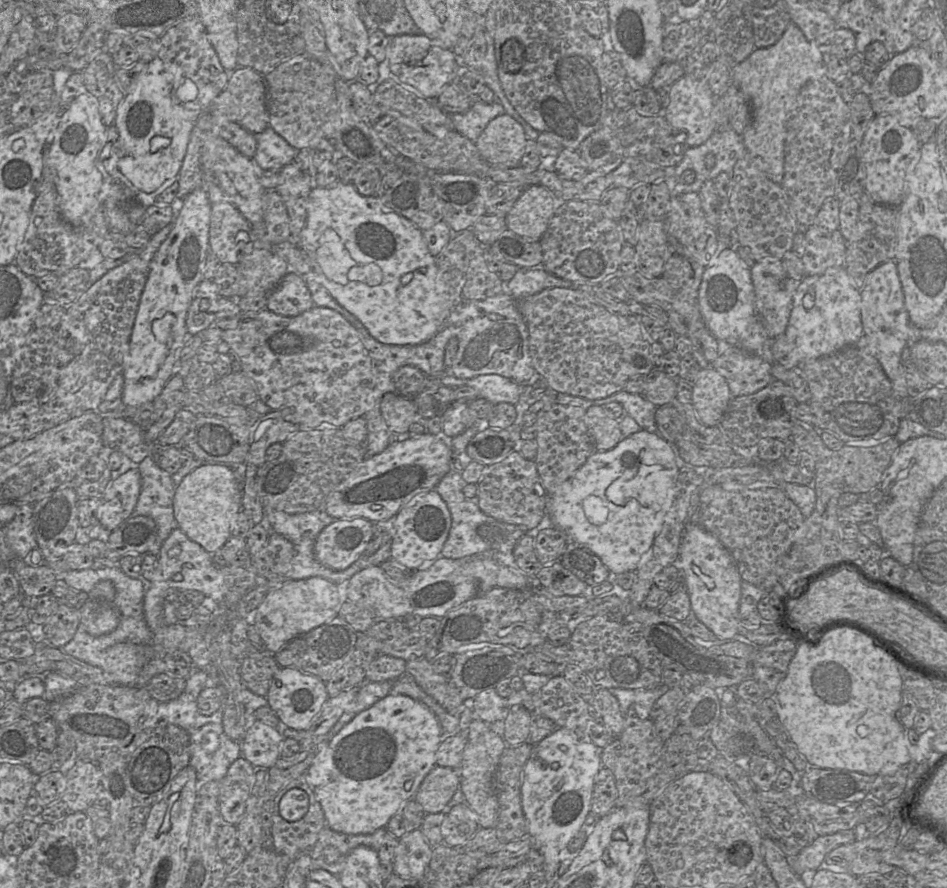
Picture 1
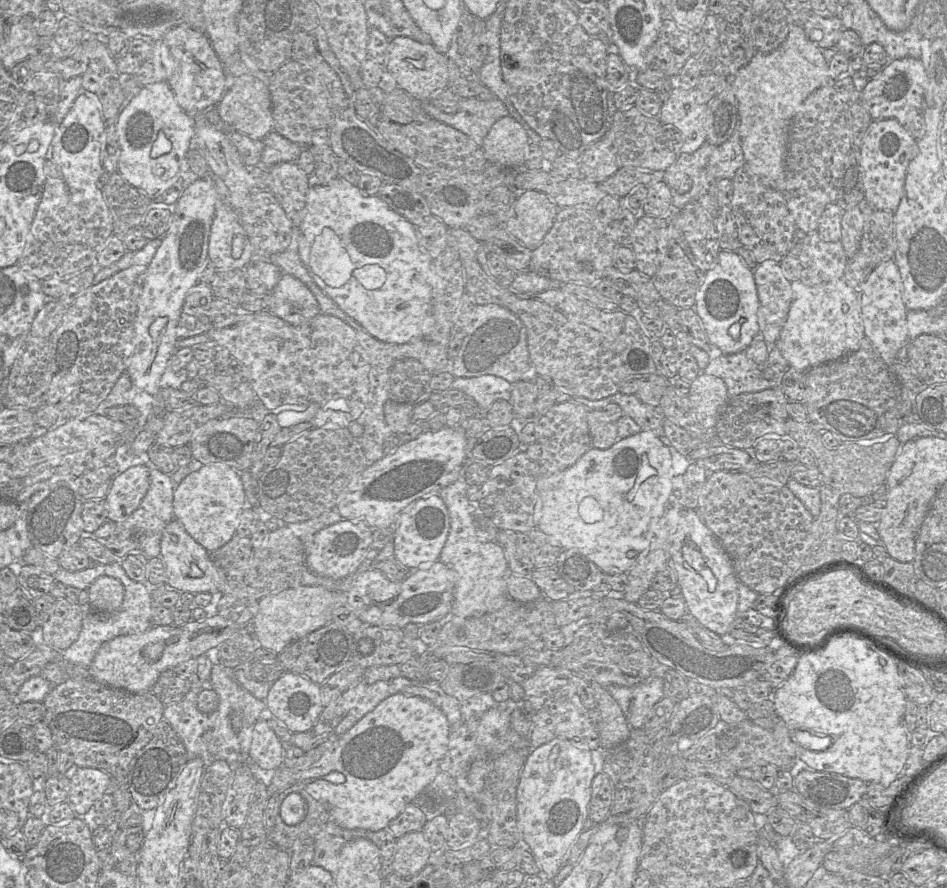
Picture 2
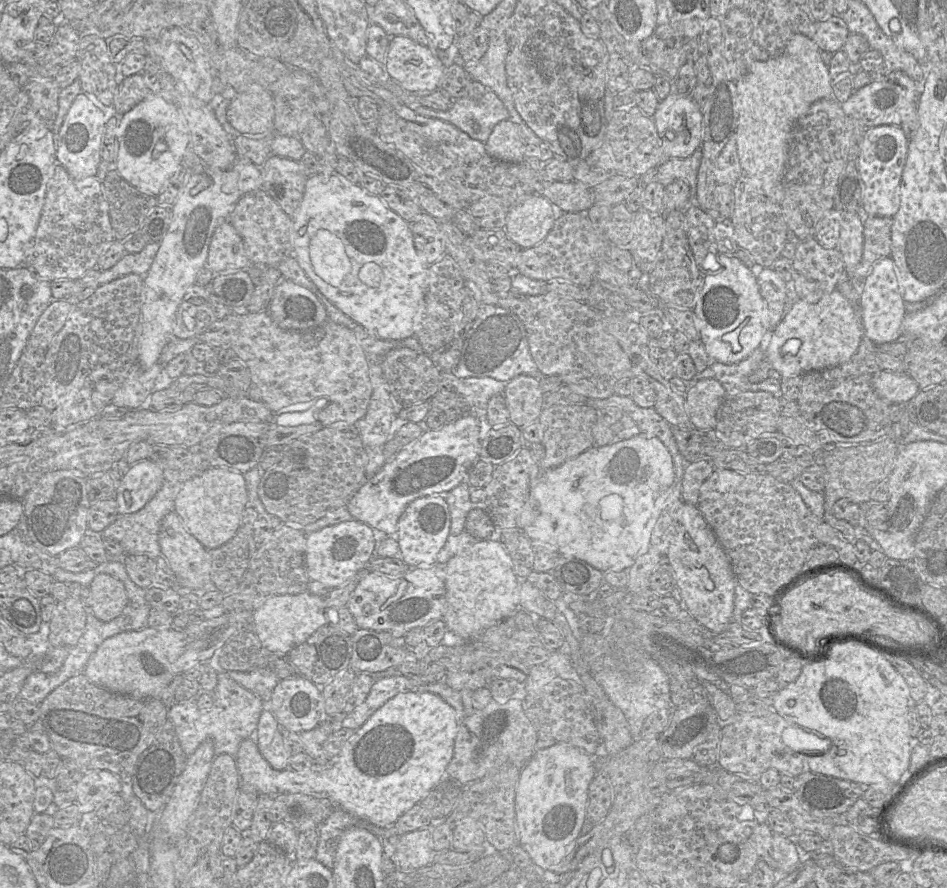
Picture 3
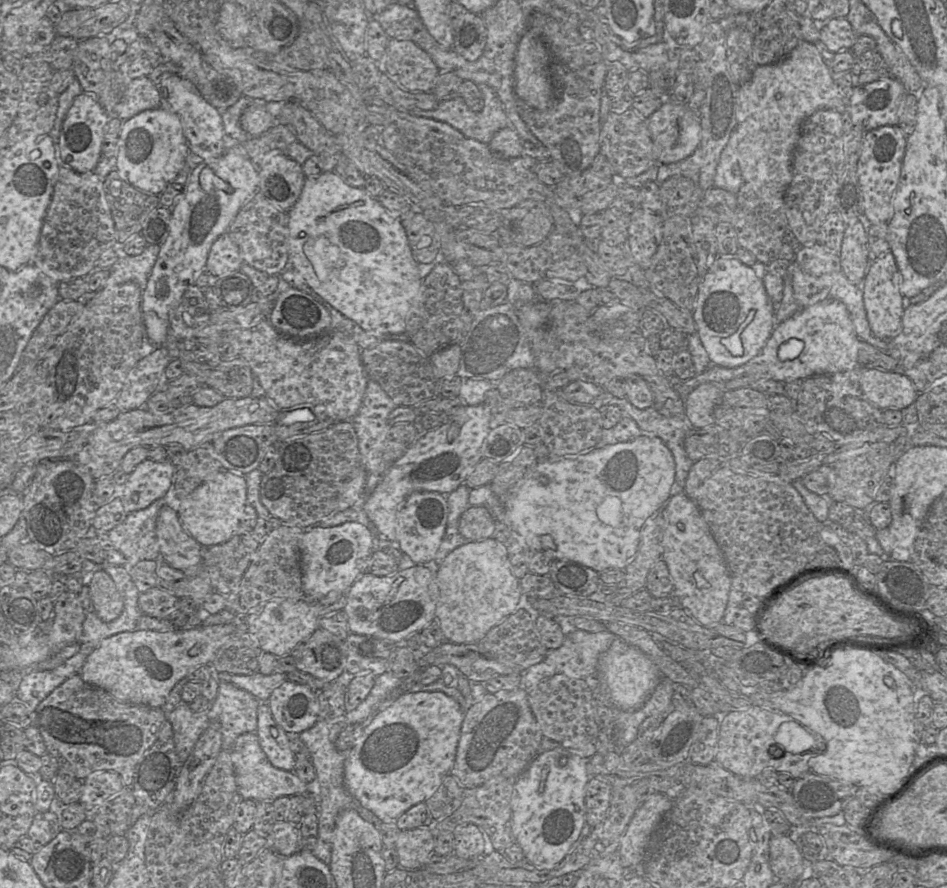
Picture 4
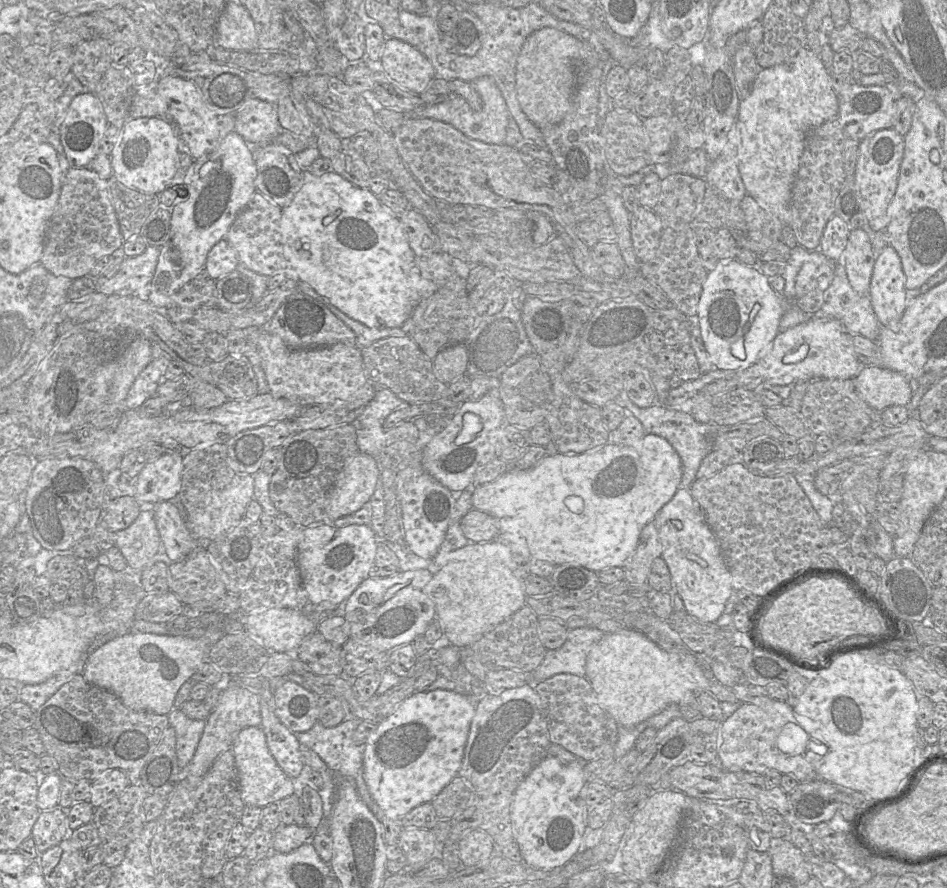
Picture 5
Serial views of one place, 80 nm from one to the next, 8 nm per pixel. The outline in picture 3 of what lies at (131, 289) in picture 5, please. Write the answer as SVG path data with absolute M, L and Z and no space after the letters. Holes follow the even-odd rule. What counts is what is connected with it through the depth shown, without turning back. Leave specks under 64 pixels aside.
M148 242L138 253L125 253L114 266L100 272L99 286L128 274L138 274L144 277L159 248L160 242Z

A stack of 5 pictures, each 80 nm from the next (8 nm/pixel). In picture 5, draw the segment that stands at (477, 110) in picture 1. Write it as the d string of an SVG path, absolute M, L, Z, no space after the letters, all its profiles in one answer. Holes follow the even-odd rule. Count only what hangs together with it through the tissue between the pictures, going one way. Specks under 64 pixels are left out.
M486 76L479 77L471 82L482 100L482 109L474 111L466 100L458 95L453 95L445 102L432 106L422 106L411 112L412 117L434 119L450 124L464 136L487 144L504 144L507 136L507 127L510 114L501 91L495 82Z

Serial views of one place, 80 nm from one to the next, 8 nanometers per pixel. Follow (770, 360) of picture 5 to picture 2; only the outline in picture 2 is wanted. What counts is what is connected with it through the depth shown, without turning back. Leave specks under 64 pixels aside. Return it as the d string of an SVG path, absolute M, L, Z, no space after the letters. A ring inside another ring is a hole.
M843 278L818 286L806 286L801 281L795 281L791 282L791 287L794 299L775 343L789 368L805 372L859 349L865 336L861 302Z

